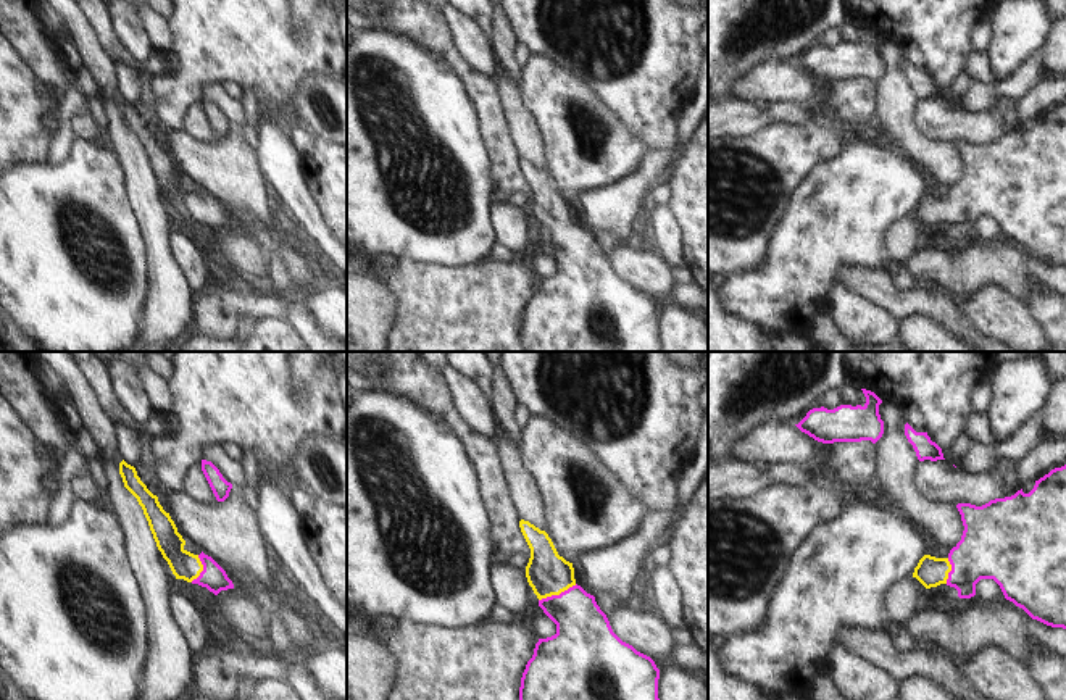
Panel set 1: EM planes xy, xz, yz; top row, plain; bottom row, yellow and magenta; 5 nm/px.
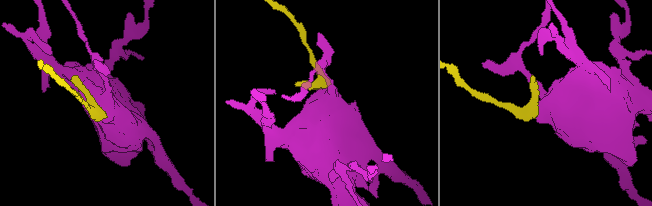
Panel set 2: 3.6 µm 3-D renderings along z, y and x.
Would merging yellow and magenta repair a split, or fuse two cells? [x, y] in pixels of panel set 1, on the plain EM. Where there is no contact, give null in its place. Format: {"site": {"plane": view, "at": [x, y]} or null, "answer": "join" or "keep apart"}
{"site": {"plane": "xz", "at": [557, 233]}, "answer": "join"}

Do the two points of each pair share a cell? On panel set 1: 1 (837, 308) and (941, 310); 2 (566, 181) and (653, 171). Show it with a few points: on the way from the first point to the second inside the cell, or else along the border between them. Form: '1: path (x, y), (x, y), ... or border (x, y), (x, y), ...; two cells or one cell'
1: border (850, 291), (884, 307), (897, 320); two cells
2: border (647, 150), (631, 173), (594, 189); two cells

